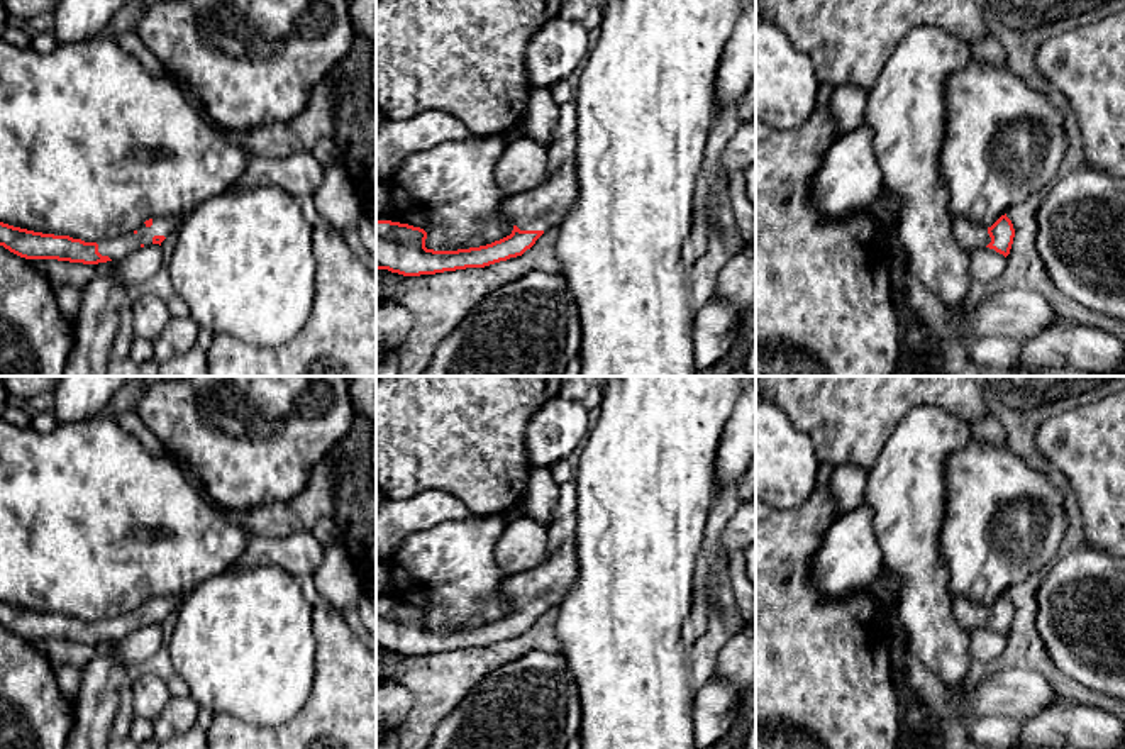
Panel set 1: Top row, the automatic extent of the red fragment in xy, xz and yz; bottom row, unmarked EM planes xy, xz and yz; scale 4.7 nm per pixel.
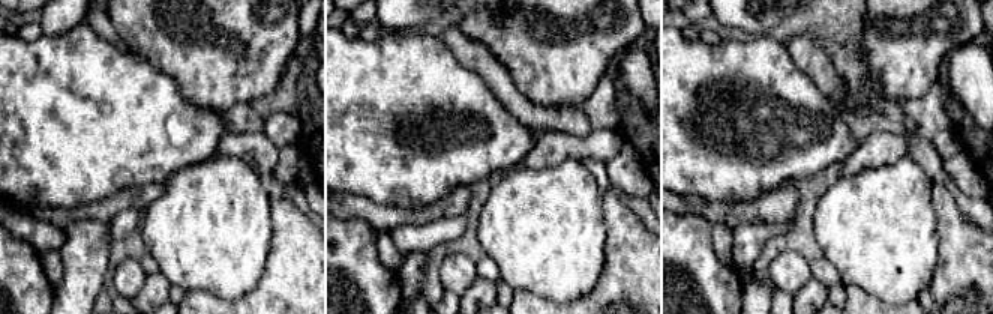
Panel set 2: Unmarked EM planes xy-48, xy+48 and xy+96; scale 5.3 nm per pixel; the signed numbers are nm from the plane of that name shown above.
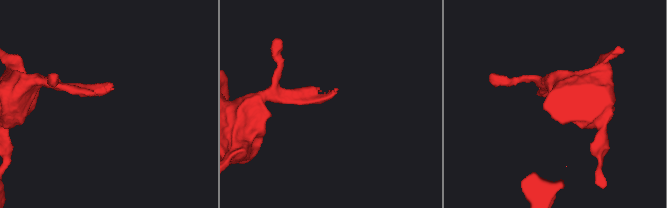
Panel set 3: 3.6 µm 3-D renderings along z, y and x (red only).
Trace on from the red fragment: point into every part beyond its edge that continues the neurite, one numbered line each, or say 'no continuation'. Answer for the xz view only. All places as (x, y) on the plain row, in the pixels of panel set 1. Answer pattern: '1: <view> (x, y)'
1: xz (539, 588)

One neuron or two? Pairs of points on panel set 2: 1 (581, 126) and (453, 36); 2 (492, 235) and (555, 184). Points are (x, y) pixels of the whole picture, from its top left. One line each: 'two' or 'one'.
1: one
2: one

